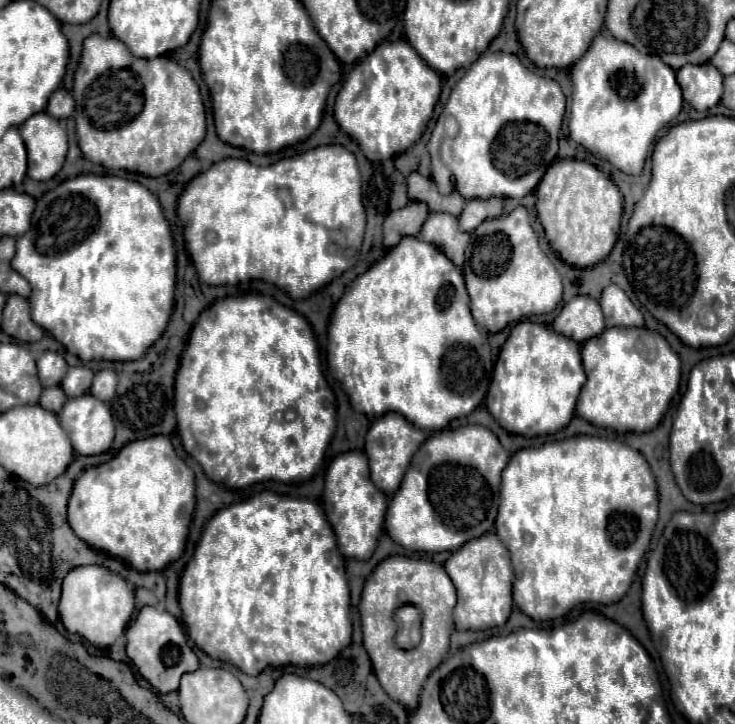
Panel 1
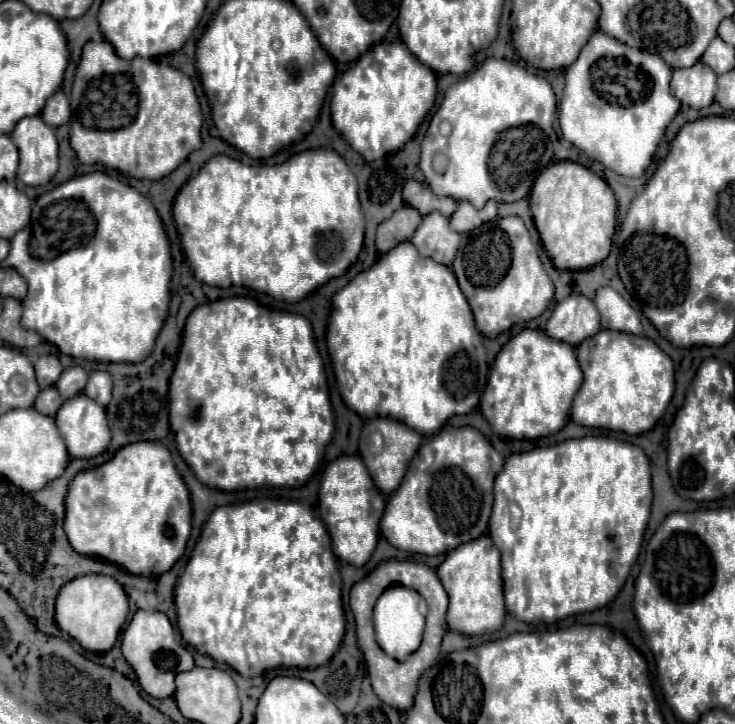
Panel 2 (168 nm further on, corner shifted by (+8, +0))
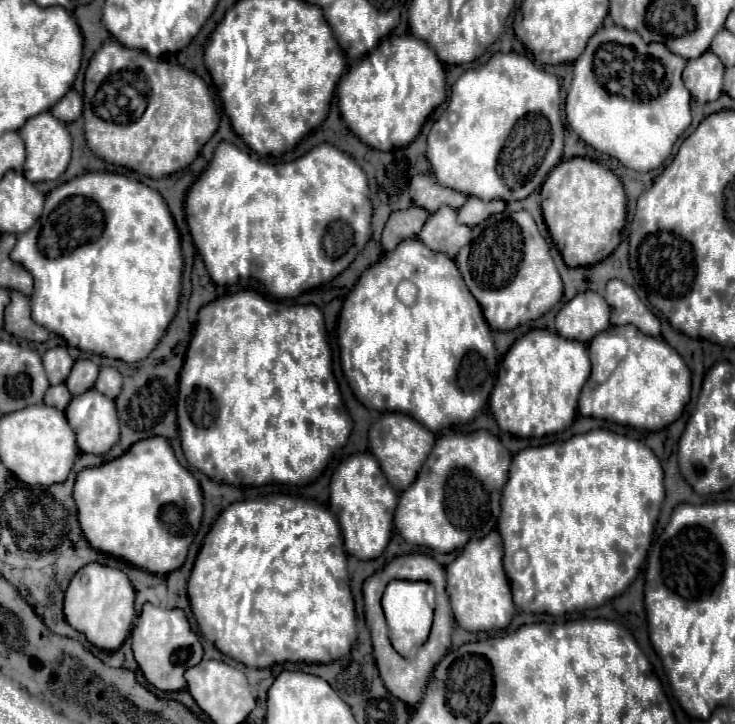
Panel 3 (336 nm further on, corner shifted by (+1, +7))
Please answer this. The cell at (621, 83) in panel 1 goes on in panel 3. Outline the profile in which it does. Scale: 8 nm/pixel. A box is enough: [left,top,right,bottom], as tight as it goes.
[566,26,690,172]

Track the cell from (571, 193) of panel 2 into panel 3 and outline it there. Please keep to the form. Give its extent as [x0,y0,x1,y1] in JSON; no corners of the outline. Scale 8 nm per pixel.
[540,158,626,266]

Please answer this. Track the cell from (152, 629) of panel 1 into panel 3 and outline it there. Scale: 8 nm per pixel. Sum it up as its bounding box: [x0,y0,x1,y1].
[132,604,202,692]

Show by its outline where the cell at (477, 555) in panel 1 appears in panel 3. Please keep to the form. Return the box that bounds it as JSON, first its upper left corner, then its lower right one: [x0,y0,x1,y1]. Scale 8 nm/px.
[446,530,514,632]

